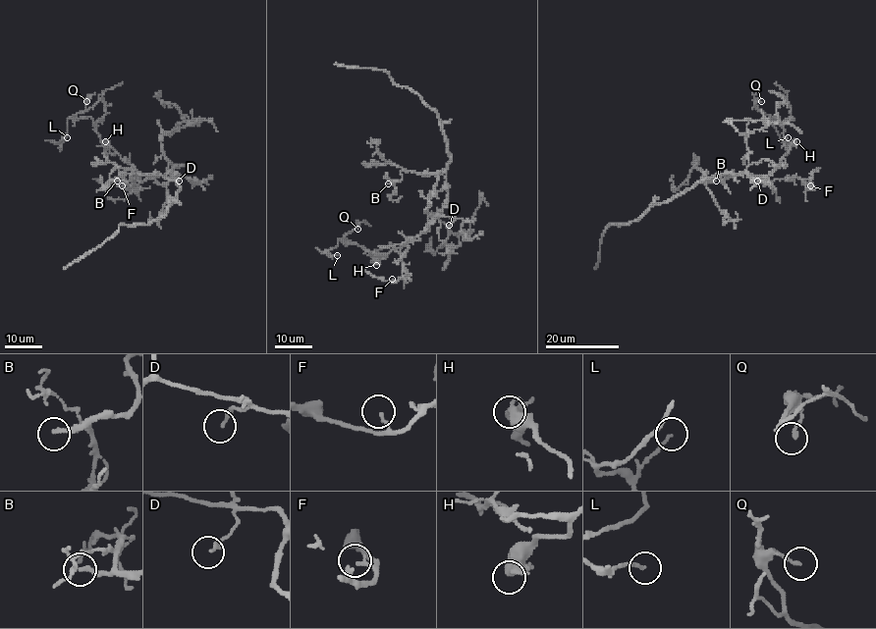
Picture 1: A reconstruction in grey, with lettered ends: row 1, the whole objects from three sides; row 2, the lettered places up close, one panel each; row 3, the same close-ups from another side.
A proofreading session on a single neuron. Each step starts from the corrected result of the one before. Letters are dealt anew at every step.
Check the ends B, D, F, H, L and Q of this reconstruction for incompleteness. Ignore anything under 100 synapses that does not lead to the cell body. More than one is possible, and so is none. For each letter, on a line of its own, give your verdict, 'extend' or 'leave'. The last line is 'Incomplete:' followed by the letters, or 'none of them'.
B: extend
D: leave
F: leave
H: leave
L: leave
Q: leave
Incomplete: B

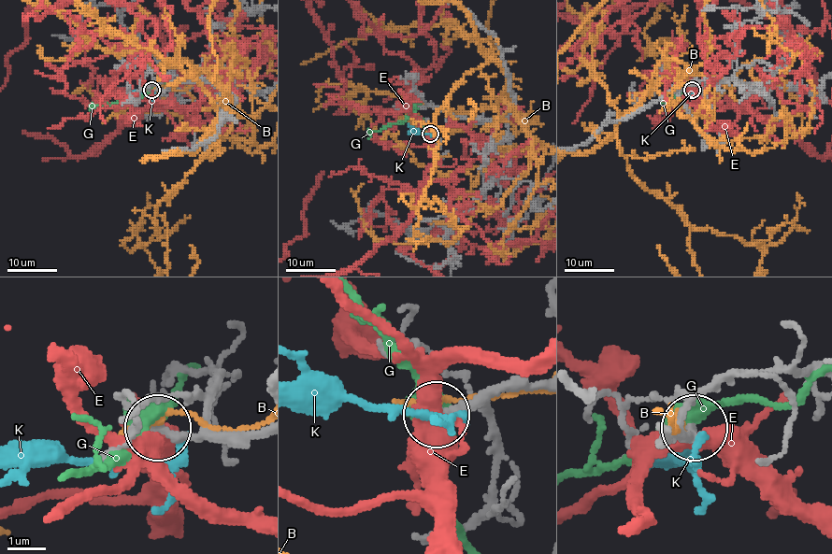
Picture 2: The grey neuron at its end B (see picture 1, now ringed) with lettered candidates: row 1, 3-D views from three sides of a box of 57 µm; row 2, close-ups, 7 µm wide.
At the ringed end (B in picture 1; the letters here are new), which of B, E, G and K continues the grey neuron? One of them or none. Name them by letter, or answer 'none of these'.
none of these

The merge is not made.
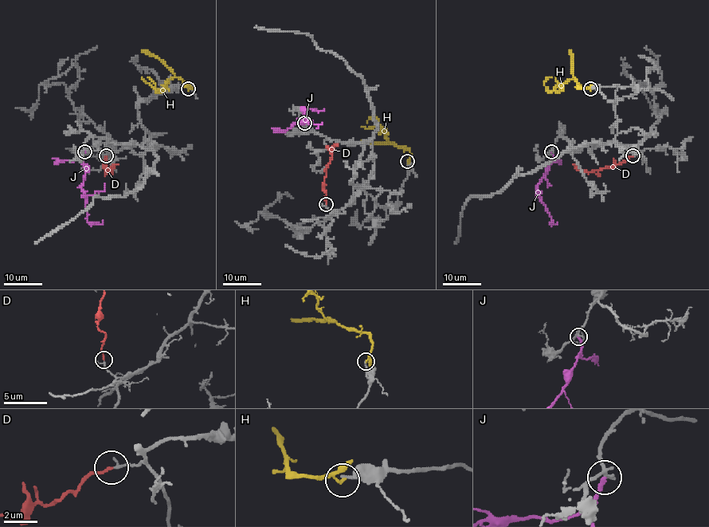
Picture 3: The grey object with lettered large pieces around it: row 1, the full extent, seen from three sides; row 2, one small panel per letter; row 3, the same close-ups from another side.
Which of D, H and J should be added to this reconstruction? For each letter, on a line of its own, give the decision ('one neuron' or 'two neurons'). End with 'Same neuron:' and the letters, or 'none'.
D: one neuron
H: two neurons
J: two neurons
Same neuron: D

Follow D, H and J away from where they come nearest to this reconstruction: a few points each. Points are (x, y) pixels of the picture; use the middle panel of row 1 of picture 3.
D: (326, 204), (327, 193), (323, 189), (327, 166), (330, 162), (330, 149), (338, 144)
H: (407, 162), (409, 151), (386, 139), (373, 114), (366, 122)
J: (304, 123), (301, 123), (304, 118), (300, 108), (305, 112), (306, 122), (322, 123)

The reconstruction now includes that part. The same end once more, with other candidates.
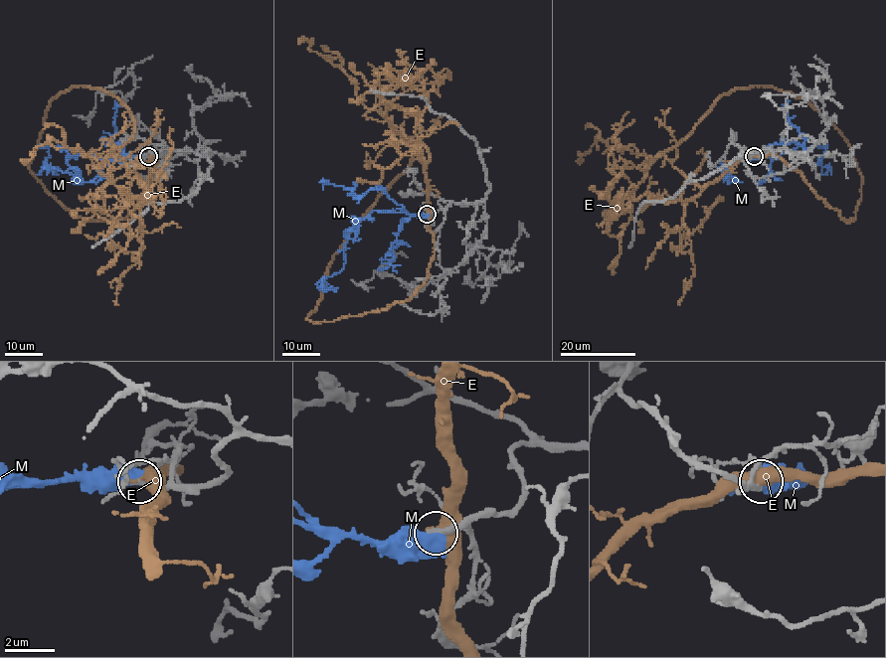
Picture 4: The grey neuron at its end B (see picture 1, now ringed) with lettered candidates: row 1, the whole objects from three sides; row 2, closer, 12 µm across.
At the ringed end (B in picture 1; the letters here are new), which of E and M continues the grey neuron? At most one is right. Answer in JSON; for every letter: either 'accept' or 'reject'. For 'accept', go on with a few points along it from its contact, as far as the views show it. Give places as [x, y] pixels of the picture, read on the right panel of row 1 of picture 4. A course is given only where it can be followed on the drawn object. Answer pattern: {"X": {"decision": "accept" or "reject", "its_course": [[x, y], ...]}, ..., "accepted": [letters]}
{"E": {"decision": "reject"}, "M": {"decision": "accept", "its_course": [[754, 156], [750, 159], [750, 156], [780, 156], [801, 145], [825, 144], [820, 164], [827, 168]]}, "accepted": ["M"]}

